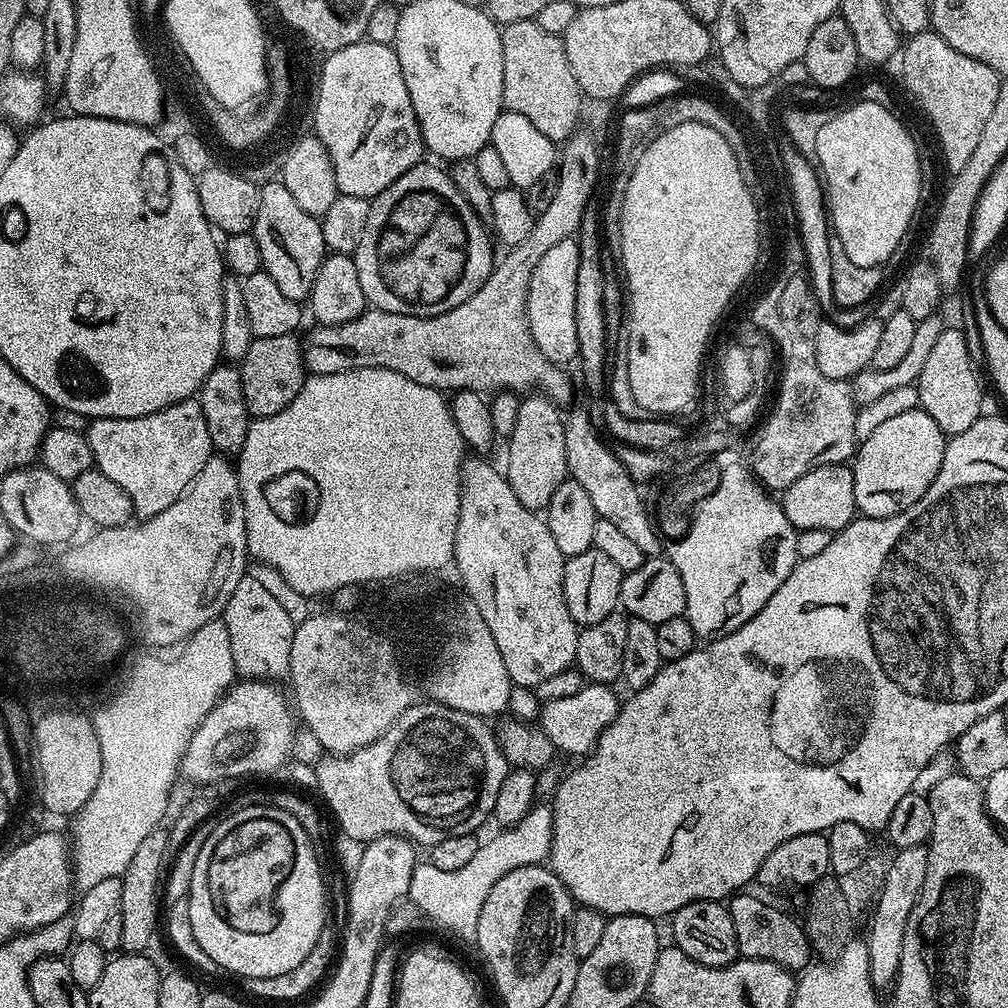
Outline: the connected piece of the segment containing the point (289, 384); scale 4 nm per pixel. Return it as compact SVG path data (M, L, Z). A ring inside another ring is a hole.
M278 334L278 338L257 336L253 339L250 350L246 350L243 360L239 361L238 367L249 417L278 414L278 410L286 410L286 406L294 402L294 394L302 390L306 379L301 337L296 334Z

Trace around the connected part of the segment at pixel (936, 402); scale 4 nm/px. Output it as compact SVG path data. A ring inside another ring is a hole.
M945 327L944 332L938 334L938 342L934 342L926 358L926 367L915 383L920 395L920 408L930 414L934 422L938 422L948 438L962 434L962 430L970 430L970 426L974 426L974 422L985 411L984 388L980 385L980 376L972 361L972 351L974 352L973 345L966 342L959 327Z

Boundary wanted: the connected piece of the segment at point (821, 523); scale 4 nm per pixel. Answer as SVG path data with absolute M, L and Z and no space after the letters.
M847 463L818 466L789 488L783 489L782 507L786 518L798 530L826 530L833 534L857 519L858 509L854 498L854 474Z

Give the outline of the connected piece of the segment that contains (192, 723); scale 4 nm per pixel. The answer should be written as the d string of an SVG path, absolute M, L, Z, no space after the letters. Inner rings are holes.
M223 619L206 622L206 626L188 637L182 651L184 653L177 660L140 660L124 680L124 696L117 693L112 699L101 703L95 709L96 716L91 717L100 748L104 752L104 761L102 778L98 778L94 794L90 794L86 806L82 806L82 810L71 821L70 851L74 884L81 893L90 890L90 886L98 886L98 882L103 882L106 878L123 877L126 866L130 866L130 858L134 858L138 846L145 841L146 834L161 827L160 819L168 808L172 783L180 776L180 763L194 730L198 730L206 714L210 714L212 707L237 679L230 635Z

